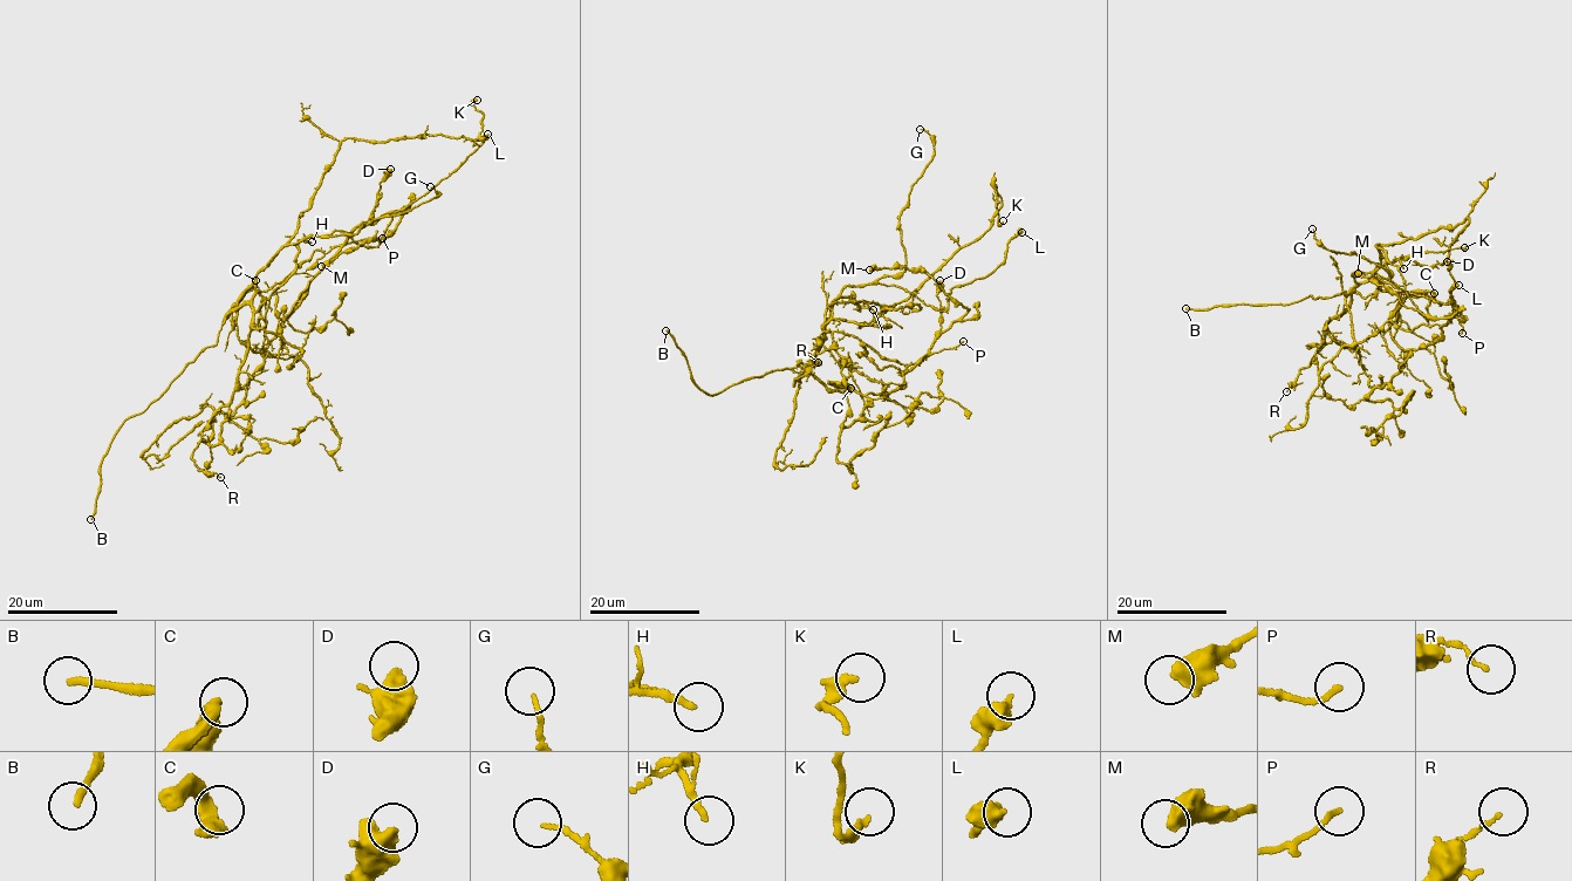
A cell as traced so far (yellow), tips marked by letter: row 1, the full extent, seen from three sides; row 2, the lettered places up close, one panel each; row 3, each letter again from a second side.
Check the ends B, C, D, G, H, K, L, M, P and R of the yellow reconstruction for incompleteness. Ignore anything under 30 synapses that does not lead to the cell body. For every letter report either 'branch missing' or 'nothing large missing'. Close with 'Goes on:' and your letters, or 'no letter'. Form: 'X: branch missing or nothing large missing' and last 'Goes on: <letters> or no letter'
B: branch missing
C: nothing large missing
D: nothing large missing
G: nothing large missing
H: nothing large missing
K: nothing large missing
L: nothing large missing
M: nothing large missing
P: nothing large missing
R: nothing large missing
Goes on: B

